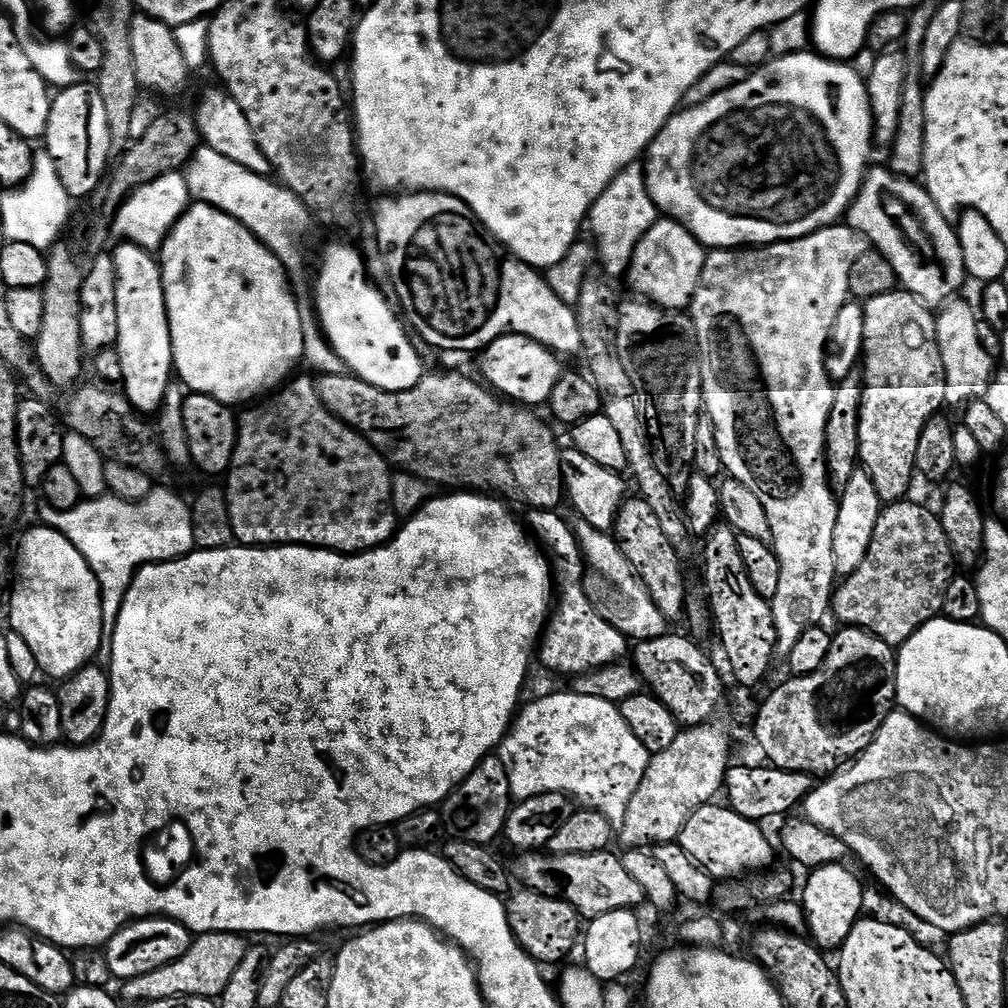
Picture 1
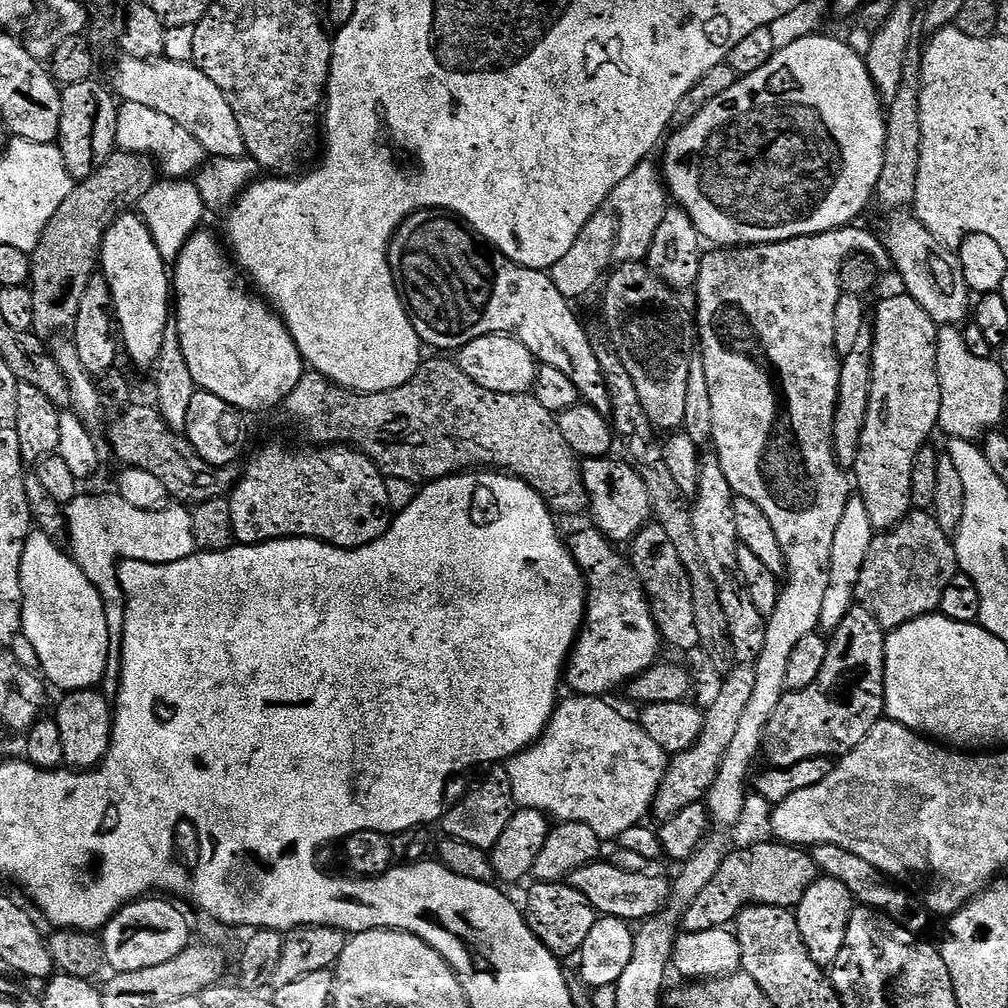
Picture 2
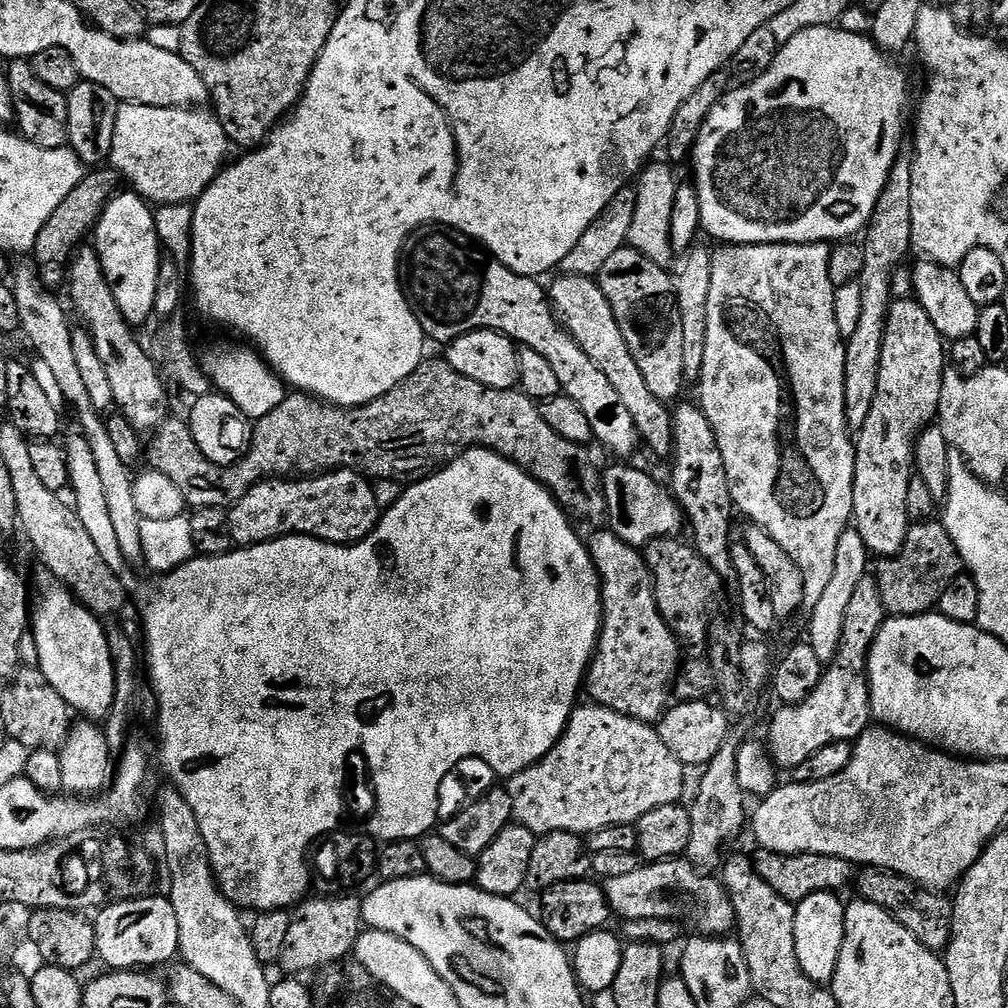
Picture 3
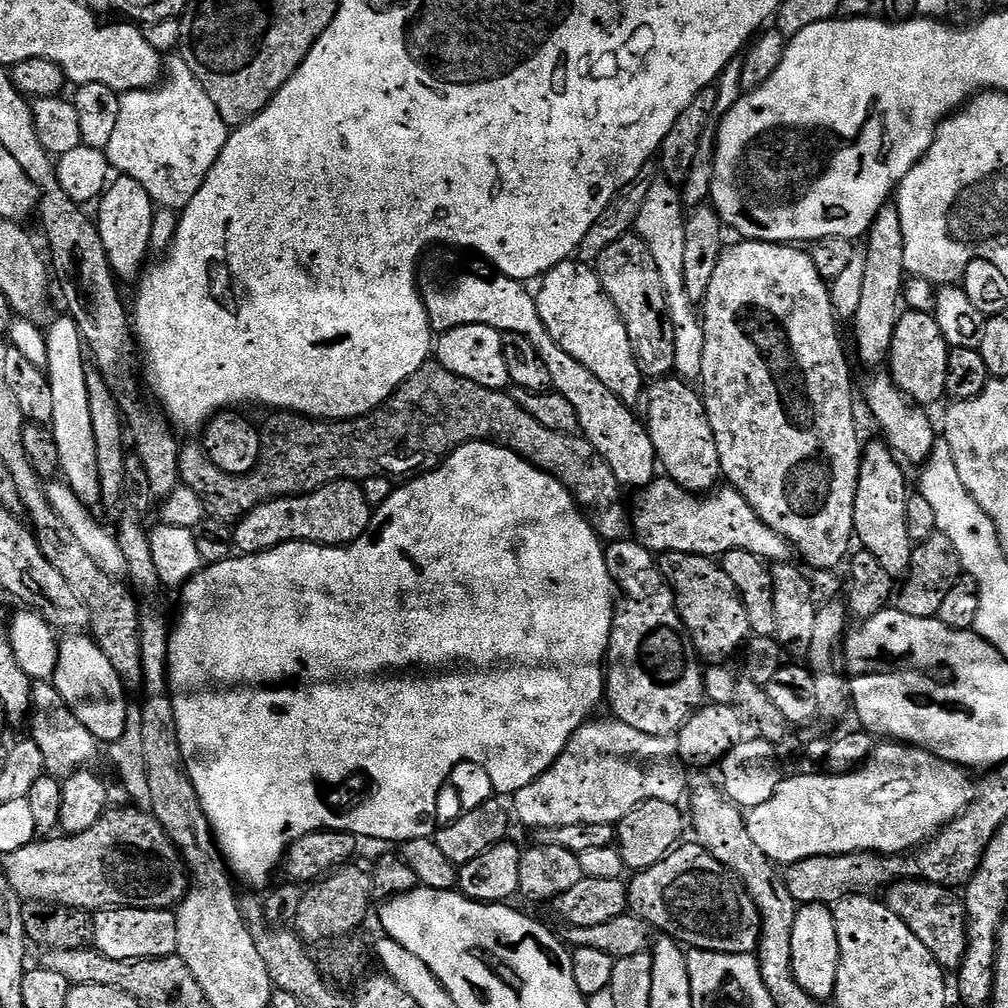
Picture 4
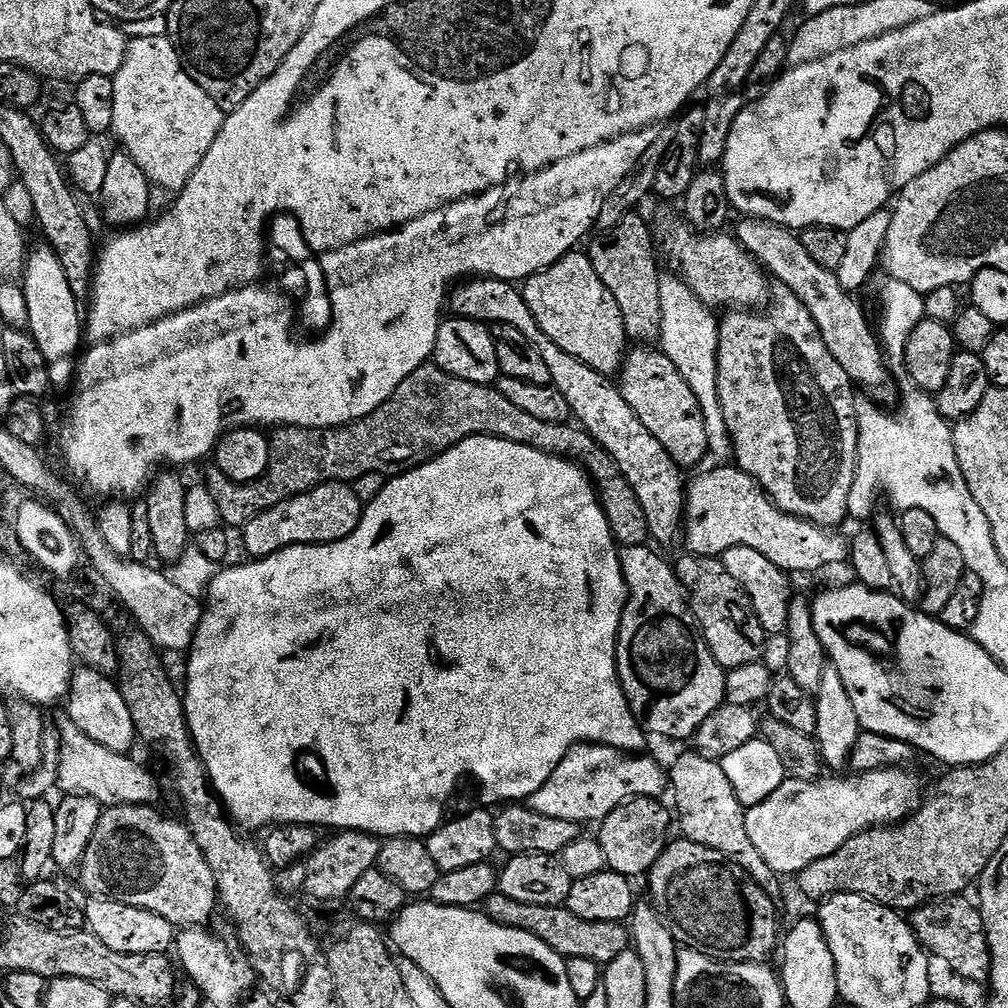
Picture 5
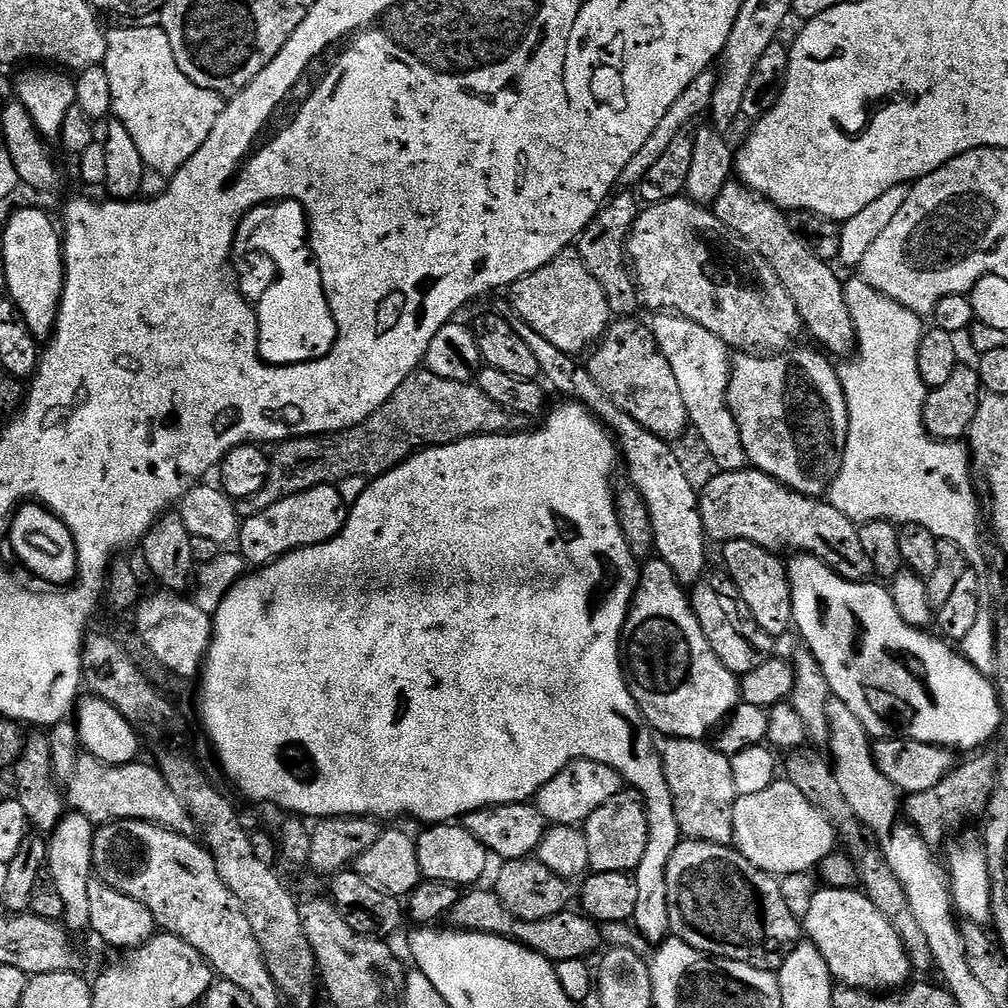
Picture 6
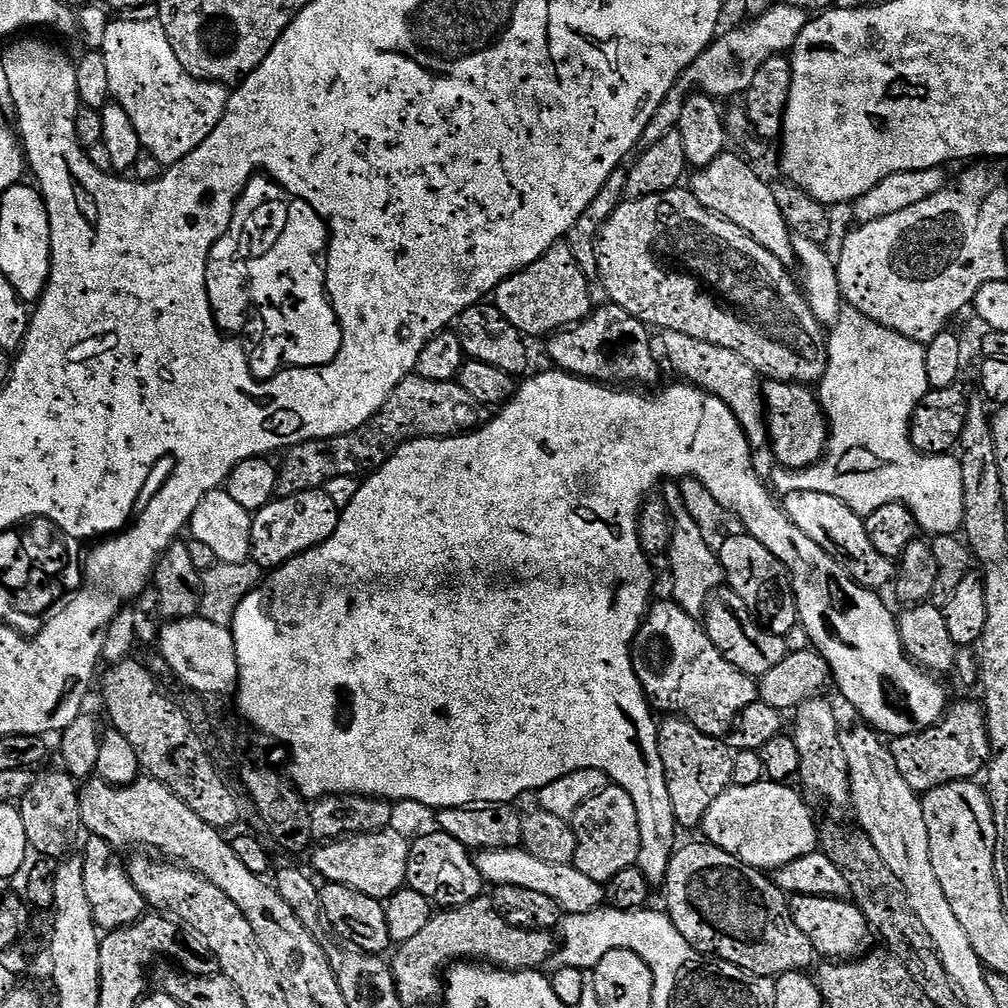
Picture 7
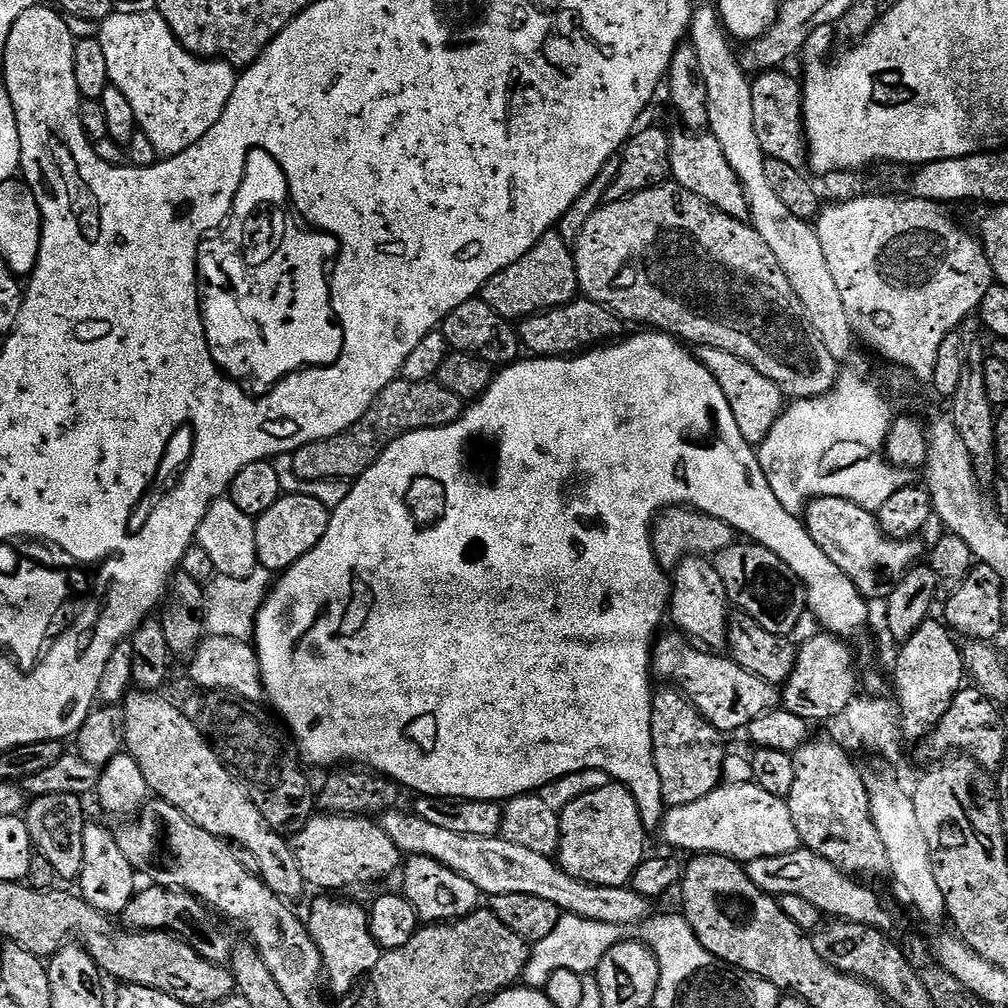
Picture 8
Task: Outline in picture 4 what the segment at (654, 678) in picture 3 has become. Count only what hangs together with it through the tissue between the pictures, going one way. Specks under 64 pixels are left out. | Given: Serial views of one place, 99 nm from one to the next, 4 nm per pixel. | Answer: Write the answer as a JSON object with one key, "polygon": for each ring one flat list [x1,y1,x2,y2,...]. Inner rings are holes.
{"polygon":[[635,539,614,540,607,545,604,553,608,569,612,575,612,579,618,585,619,600,616,606,616,616,612,620,612,637,608,643,608,655,606,657,606,704,612,707,611,715,617,720,626,722,626,726,634,726,634,730,642,730,642,734,650,734,651,736,663,736,665,738,675,737,682,725,695,713,697,708,705,703,706,693,704,690,704,673,702,661,696,647,692,645,692,633,688,627,682,622,682,618,676,609,676,595,672,593,672,588,668,584,668,579,664,577,664,571,660,569,657,557,649,552,647,548,641,546]]}

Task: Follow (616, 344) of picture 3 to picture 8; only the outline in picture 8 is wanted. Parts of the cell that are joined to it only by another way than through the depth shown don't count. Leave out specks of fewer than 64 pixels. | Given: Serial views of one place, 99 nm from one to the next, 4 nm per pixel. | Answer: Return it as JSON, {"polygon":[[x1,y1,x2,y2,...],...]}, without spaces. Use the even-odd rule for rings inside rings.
{"polygon":[[559,231,547,232,514,266,506,266,484,284,482,299,504,320,519,322,525,316,546,308,557,308,577,299,580,292,576,258,569,241,560,237]]}

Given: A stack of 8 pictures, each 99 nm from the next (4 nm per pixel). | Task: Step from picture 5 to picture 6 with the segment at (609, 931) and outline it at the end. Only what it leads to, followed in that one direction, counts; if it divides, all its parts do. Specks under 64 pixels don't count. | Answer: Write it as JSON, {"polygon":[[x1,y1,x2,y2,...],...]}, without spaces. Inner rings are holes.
{"polygon":[[480,890,465,891,459,902,448,913,446,920,453,929,466,932,485,932,491,936,504,936,508,940,517,940,519,944,542,954,556,964,571,960,588,960,596,951,598,951,597,953,601,951,601,925,591,916,585,916,583,911,569,910,562,914,554,914,554,918,542,918,538,922,526,922,522,918,510,914,510,910,506,910,506,906,502,906,502,902,496,896,495,891,476,891]]}

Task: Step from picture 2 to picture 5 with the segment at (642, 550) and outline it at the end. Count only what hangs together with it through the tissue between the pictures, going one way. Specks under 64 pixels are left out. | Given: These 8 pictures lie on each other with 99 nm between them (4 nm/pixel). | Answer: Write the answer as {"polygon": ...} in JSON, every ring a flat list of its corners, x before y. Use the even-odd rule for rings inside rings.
{"polygon":[[684,554,680,561,675,561,676,577,680,579,684,586,684,591,688,597,688,607,692,609,692,617,696,619,696,627,702,633,702,639,708,643,708,649,714,654,716,661,723,666,725,670,741,668,758,664,764,658,764,643,766,633,762,622,754,619,752,607,748,605,746,594,738,582,734,582,730,570,726,570,723,559,715,556,694,556]]}

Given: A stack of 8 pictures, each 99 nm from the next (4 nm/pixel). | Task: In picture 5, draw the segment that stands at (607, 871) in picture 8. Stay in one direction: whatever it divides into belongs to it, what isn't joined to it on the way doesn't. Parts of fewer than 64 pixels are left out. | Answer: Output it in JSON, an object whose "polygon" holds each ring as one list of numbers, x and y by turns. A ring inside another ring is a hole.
{"polygon":[[638,796,627,804,618,806,605,820,599,821,598,839,602,854,606,854,606,865,611,871,629,878,643,877,651,872,658,858,670,843,668,831,674,828,674,816,664,805,665,801,650,796]]}

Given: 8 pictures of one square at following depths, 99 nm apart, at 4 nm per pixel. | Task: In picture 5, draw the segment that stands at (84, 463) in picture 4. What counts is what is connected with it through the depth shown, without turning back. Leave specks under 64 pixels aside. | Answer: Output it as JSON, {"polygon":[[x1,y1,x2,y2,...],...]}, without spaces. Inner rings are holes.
{"polygon":[[41,244,37,249,31,249,25,259,24,270,20,278,20,285,23,293,26,294,26,308,28,318,28,331,36,342,38,348,42,351,42,358,46,360,47,376,51,387,64,388,73,383,77,371,76,359,79,357,82,343,84,340,84,322,82,312,79,312,77,306,78,298,70,290,70,284,66,279,66,272,62,269,62,264,58,261,57,255,52,248,46,244]]}

